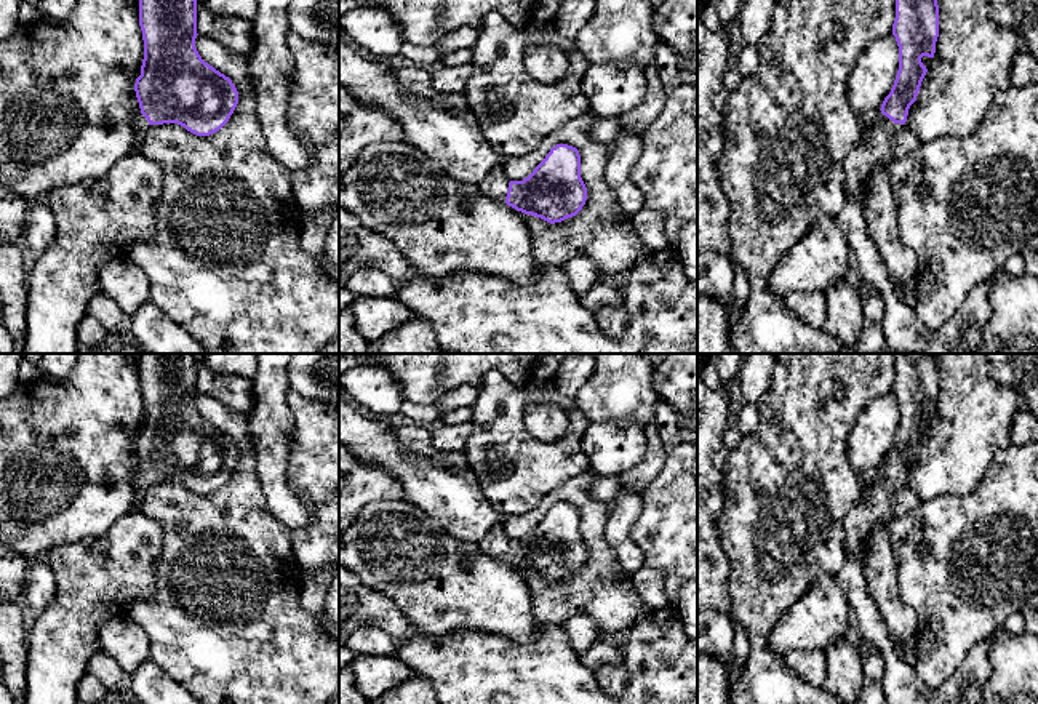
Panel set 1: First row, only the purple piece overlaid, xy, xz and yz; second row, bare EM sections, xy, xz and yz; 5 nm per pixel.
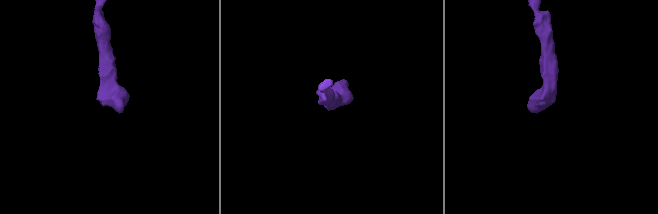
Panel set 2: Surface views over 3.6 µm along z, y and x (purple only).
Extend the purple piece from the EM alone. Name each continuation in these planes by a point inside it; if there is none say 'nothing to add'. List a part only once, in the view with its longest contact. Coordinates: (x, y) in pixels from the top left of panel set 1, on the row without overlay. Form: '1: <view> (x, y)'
1: xz (495, 544)

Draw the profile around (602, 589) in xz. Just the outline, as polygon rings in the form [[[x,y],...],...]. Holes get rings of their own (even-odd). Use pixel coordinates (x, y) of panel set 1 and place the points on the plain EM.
[[[587,469],[545,493],[533,510],[505,517],[504,528],[509,539],[523,539],[557,502],[576,506],[581,514],[581,536],[587,546],[585,563],[576,574],[555,582],[521,571],[529,584],[533,613],[544,624],[561,626],[571,618],[590,618],[603,635],[629,632],[649,606],[637,594],[632,573],[619,565],[609,546],[606,523],[611,509],[590,496],[589,488],[595,478]]]

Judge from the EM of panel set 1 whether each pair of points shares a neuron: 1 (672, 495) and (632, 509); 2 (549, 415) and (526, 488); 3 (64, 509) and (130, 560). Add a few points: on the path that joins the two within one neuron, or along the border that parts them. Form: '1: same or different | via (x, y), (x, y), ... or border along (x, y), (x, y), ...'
1: different | border along (642, 495), (642, 512), (630, 528), (635, 543)
2: different | border along (523, 408), (533, 437), (565, 434)
3: different | border along (128, 512), (123, 512), (101, 535), (61, 544)

